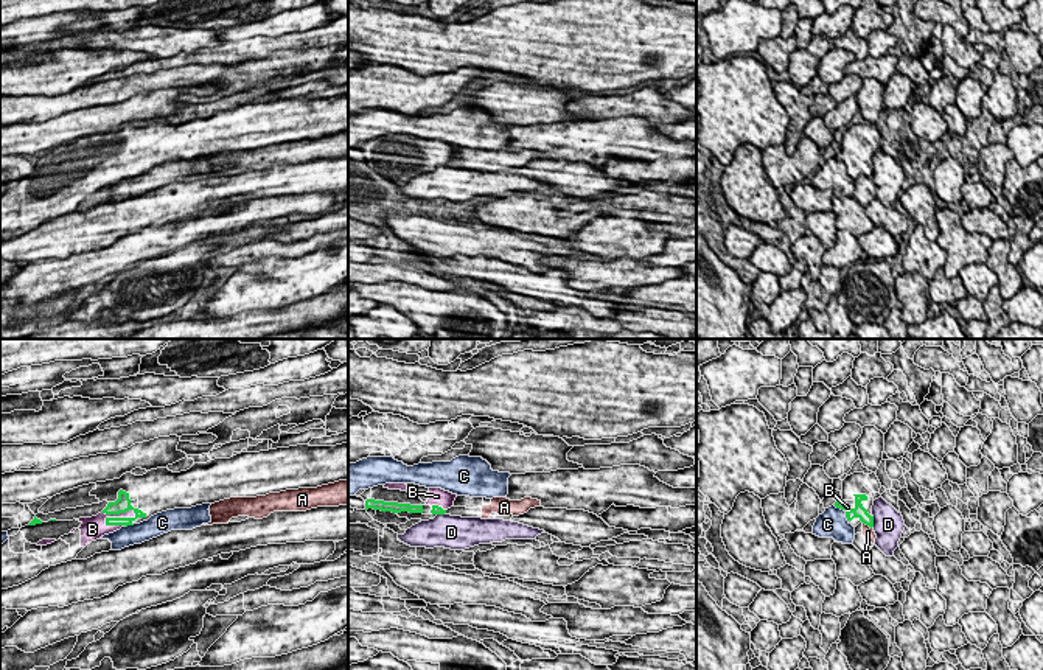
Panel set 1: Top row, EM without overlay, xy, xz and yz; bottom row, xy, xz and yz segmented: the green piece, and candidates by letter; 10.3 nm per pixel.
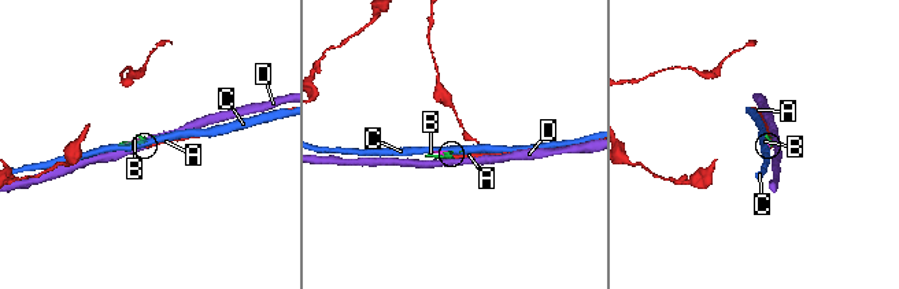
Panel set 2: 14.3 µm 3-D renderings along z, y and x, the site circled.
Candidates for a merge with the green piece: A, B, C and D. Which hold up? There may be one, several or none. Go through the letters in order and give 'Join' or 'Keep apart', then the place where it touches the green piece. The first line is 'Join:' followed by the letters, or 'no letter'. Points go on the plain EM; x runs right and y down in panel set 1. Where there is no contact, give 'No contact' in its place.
Join: B
A: Keep apart. Touches green at yz (868, 176)
B: Join. Touches green at xy (118, 170)
C: Keep apart. Touches green at yz (846, 164)
D: Keep apart. Touches green at yz (872, 173)

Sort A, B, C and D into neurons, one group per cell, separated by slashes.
A / B / C / D

